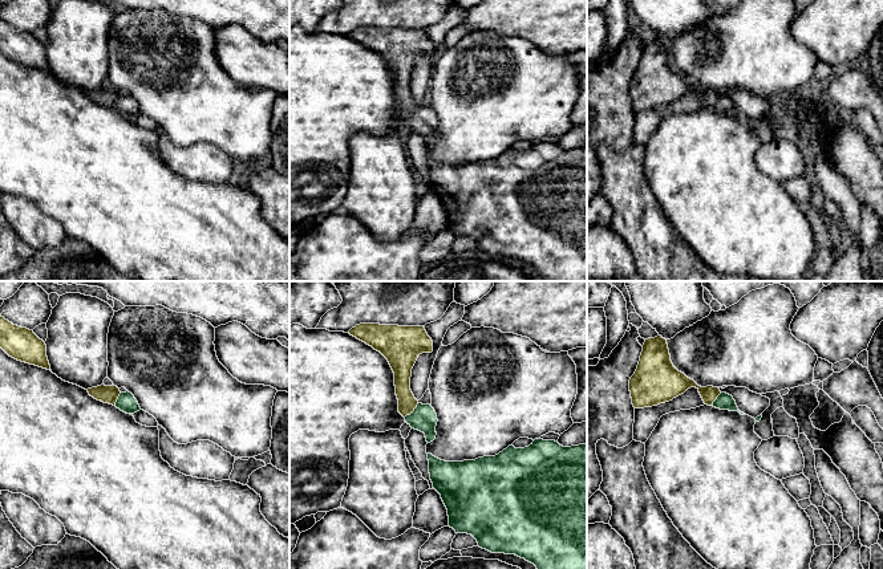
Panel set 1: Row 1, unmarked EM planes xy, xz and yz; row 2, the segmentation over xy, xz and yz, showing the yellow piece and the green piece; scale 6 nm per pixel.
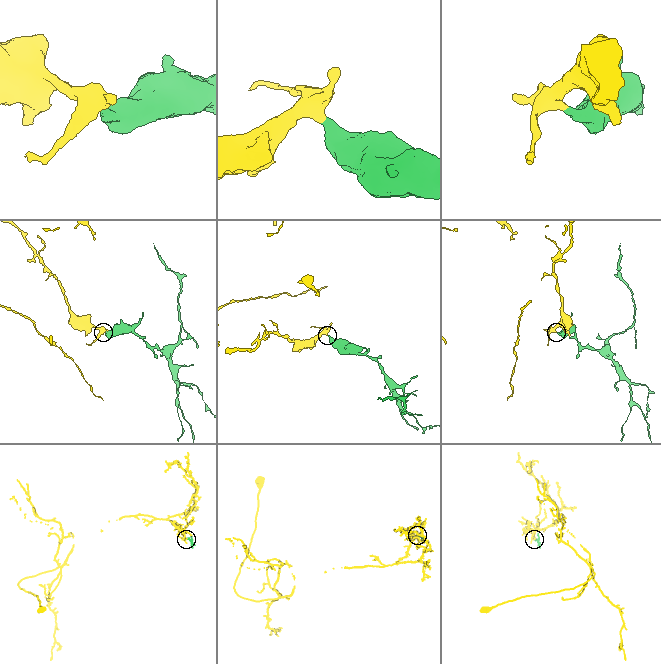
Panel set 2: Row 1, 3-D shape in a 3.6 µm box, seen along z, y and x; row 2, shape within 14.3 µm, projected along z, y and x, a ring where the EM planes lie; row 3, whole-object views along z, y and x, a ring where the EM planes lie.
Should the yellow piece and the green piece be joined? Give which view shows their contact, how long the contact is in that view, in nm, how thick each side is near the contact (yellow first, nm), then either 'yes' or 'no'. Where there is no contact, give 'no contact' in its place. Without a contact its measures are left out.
xz | 130 nm | 110/160 nm | yes

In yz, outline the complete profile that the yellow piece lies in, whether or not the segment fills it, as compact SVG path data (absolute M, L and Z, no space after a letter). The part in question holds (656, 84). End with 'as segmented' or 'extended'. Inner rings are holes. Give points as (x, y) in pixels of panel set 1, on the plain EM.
M657 38L645 42L637 72L629 82L633 110L644 111L669 105L690 90L698 93L705 107L745 118L732 98L721 95L718 90L701 90L679 74L671 64L665 41Z | extended

